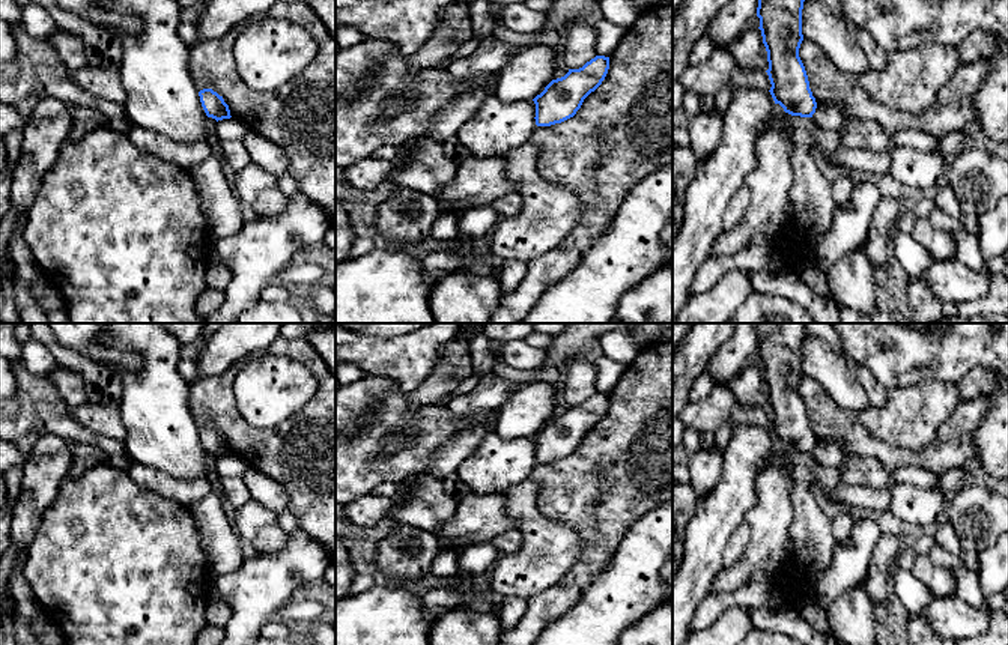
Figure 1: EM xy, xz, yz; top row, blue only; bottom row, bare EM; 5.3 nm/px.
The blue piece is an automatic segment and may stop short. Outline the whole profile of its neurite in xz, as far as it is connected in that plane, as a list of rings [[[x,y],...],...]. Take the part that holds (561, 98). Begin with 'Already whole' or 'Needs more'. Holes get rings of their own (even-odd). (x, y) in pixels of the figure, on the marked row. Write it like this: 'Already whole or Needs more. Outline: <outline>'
Already whole. Outline: [[[596,56],[579,69],[552,80],[533,101],[536,104],[536,125],[551,126],[576,114],[584,99],[605,80],[609,57]]]

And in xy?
Already whole. Outline: [[[203,89],[199,92],[202,107],[208,117],[218,120],[230,119],[229,105],[224,102],[223,96],[220,96],[212,89]]]

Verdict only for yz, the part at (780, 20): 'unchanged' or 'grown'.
unchanged

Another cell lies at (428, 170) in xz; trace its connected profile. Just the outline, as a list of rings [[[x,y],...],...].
[[[424,135],[411,138],[411,158],[396,171],[397,186],[435,197],[456,176],[459,162],[444,153],[444,146]]]

